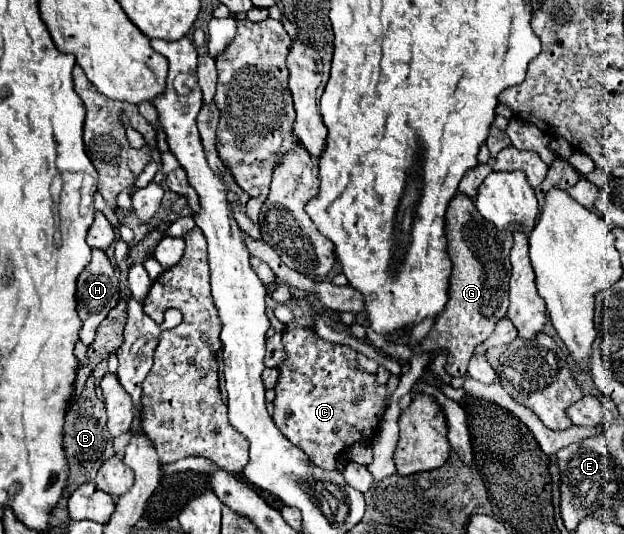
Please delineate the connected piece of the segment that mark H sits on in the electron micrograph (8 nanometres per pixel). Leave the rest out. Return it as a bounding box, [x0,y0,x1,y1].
[77,249,119,345]

